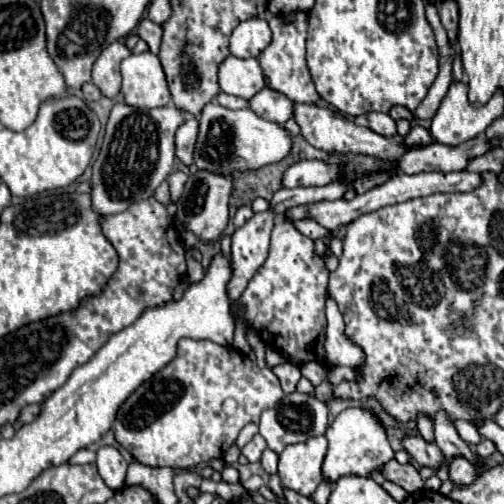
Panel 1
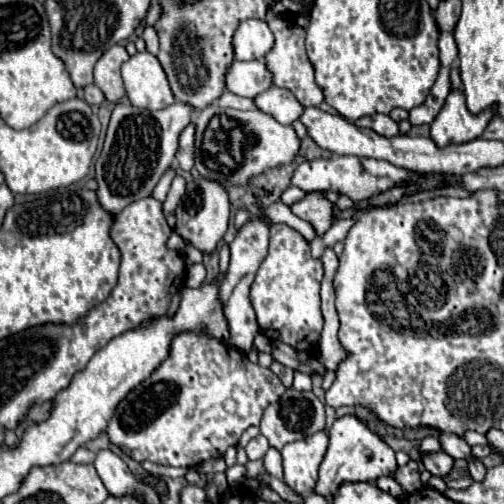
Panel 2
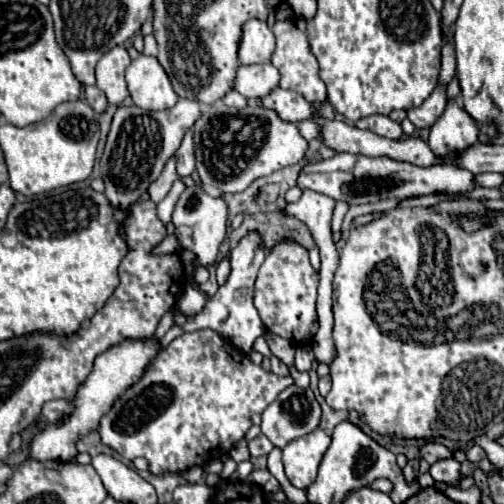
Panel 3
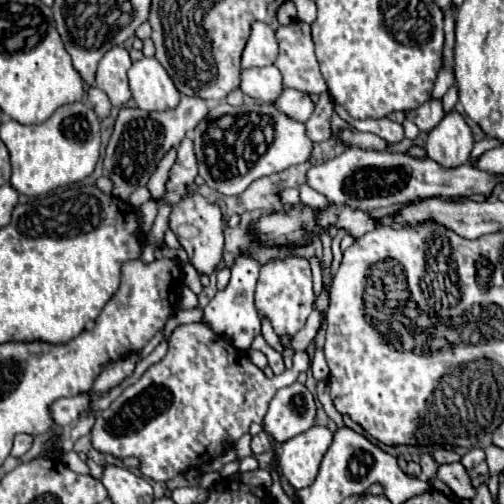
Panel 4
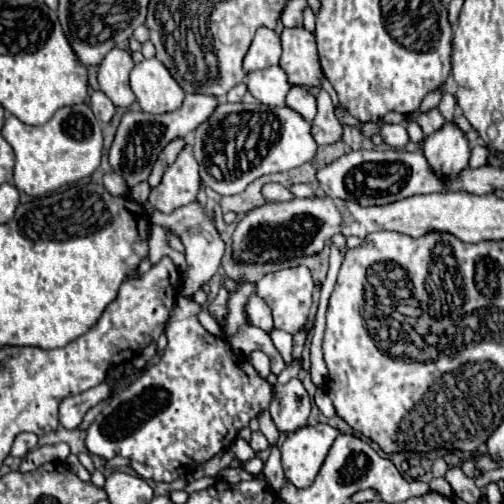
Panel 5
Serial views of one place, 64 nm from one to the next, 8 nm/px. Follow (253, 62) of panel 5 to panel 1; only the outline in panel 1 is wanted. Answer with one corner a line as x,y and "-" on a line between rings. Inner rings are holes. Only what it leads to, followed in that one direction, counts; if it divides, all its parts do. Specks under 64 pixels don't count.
250,18
234,28
230,38
230,52
236,58
258,58
270,42
272,32
268,22
262,18

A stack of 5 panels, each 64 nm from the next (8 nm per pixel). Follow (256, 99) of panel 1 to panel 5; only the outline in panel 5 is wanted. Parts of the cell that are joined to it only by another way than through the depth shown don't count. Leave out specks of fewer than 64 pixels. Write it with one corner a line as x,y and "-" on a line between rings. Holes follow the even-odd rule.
292,86
292,90
286,96
286,106
296,110
308,122
316,118
316,98
306,88

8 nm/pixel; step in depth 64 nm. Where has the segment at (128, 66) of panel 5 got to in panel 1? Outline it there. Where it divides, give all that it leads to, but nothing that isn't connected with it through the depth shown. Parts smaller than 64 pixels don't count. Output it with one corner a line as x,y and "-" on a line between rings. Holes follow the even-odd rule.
114,42
94,62
92,82
100,88
100,92
106,98
116,98
120,94
120,86
122,86
120,62
126,56
130,56
130,50
122,42

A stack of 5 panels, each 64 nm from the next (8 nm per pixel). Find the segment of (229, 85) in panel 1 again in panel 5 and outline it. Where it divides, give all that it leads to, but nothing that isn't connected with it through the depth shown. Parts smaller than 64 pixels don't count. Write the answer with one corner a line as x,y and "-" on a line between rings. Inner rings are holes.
270,66
248,74
248,92
262,104
284,106
288,88
292,88
292,84
288,84
288,76
280,66

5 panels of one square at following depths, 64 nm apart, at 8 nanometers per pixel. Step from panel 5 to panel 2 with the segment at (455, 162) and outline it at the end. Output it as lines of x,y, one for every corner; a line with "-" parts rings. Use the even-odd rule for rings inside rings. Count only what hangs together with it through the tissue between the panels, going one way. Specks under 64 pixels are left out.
450,92
444,108
432,122
430,138
434,140
434,144
438,148
444,148
448,144
464,144
464,142
476,140
484,132
492,114
494,114
494,108
490,108
478,116
468,112
464,94

